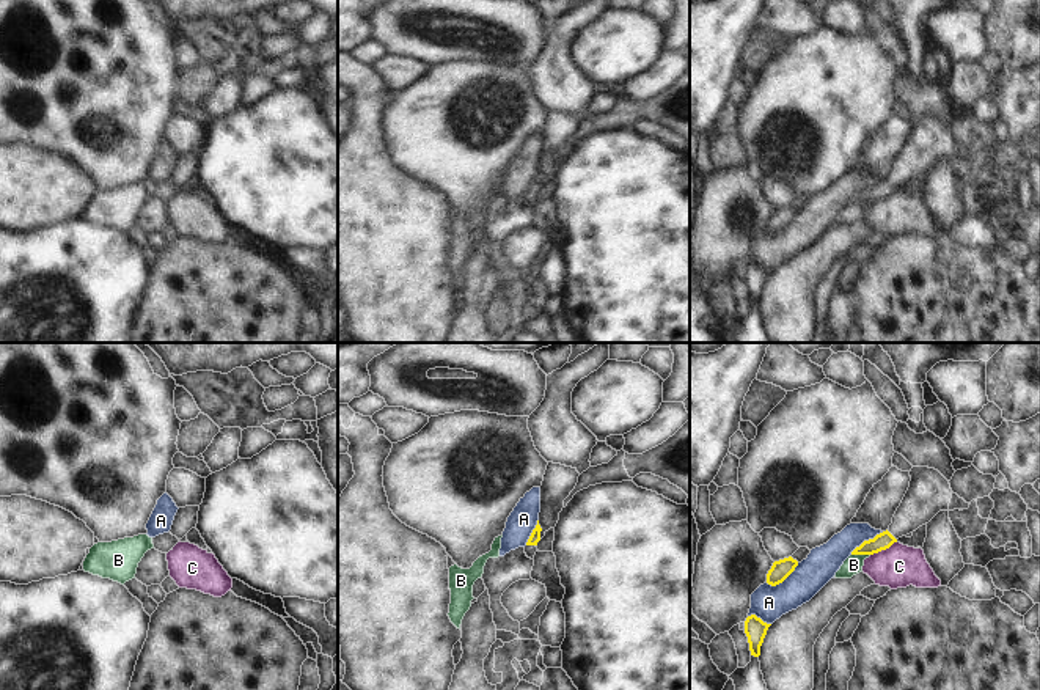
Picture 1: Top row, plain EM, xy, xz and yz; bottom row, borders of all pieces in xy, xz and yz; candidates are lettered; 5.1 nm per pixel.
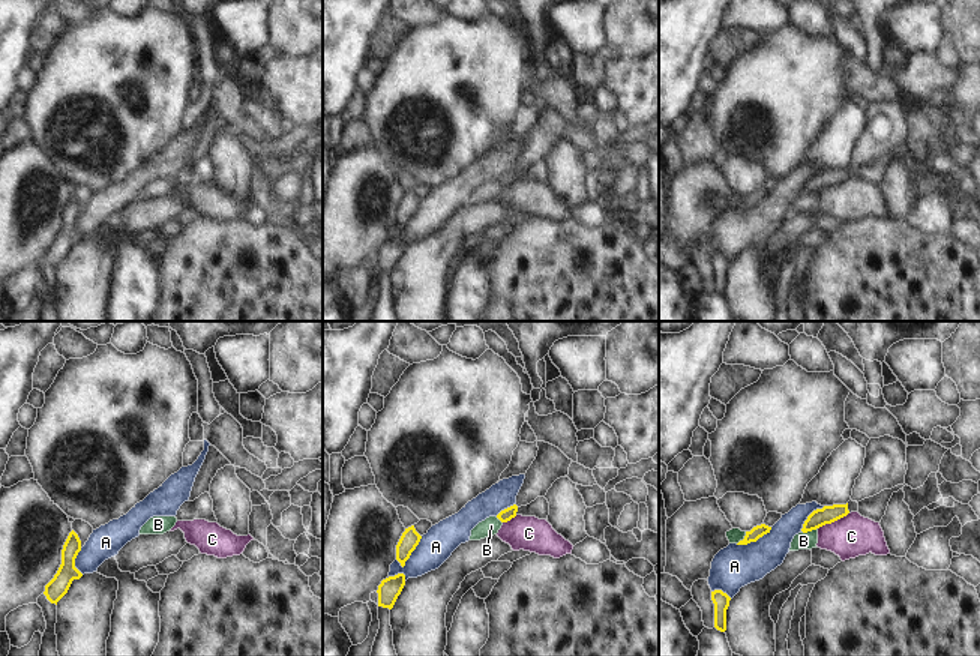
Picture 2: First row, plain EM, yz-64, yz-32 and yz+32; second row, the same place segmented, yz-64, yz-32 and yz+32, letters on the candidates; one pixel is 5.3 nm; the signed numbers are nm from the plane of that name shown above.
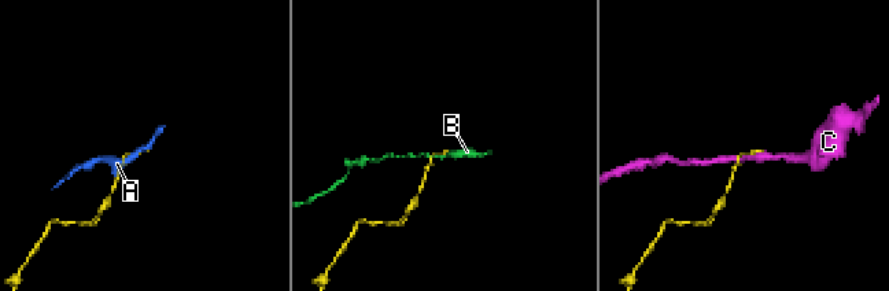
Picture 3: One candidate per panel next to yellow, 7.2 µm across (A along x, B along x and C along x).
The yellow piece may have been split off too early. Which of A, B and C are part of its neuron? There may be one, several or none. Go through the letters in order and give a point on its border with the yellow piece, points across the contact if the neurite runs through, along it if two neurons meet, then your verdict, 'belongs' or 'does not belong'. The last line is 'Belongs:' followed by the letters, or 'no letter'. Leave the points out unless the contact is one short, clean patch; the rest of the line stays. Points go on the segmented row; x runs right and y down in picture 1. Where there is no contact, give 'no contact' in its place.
A: yz (783, 580) | does not belong
B: yz (861, 554) | does not belong
C: yz (883, 549) | along yz (896, 541), (871, 555) | does not belong
Belongs: no letter

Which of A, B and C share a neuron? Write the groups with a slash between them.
A / B / C

